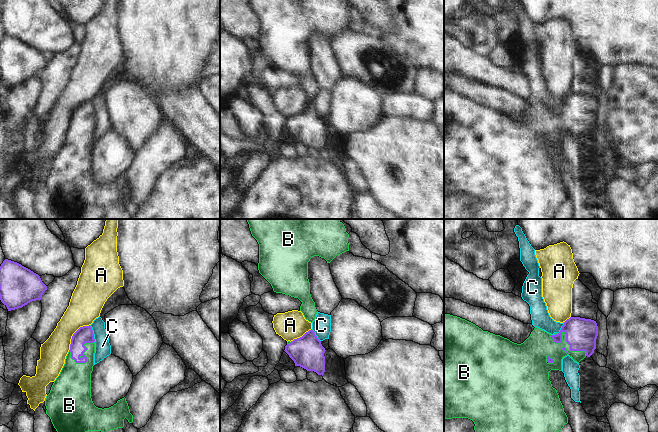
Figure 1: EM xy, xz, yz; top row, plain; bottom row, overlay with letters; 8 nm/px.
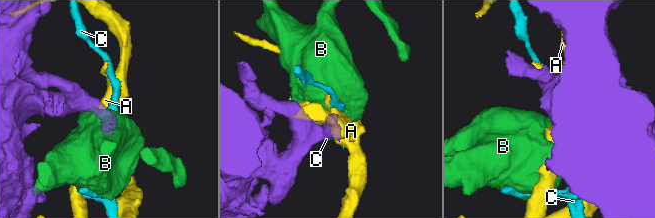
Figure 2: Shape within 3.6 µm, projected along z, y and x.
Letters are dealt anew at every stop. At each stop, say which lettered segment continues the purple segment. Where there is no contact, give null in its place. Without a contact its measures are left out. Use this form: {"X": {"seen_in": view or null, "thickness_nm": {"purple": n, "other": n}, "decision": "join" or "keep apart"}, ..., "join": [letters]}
{"A": {"seen_in": "xy", "thickness_nm": {"purple": 130, "other": 260}, "decision": "keep apart"}, "B": {"seen_in": "yz", "thickness_nm": {"purple": 260, "other": 220}, "decision": "join"}, "C": {"seen_in": "xy", "thickness_nm": {"purple": 130, "other": 130}, "decision": "keep apart"}, "join": ["B"]}

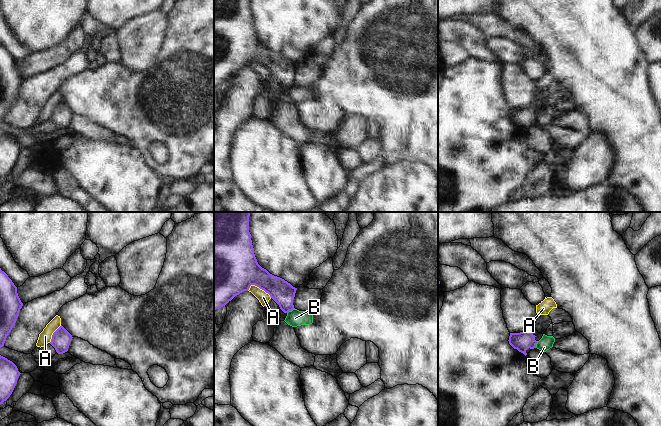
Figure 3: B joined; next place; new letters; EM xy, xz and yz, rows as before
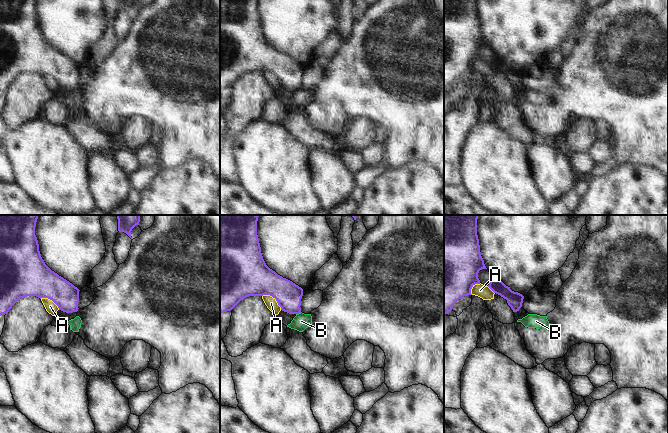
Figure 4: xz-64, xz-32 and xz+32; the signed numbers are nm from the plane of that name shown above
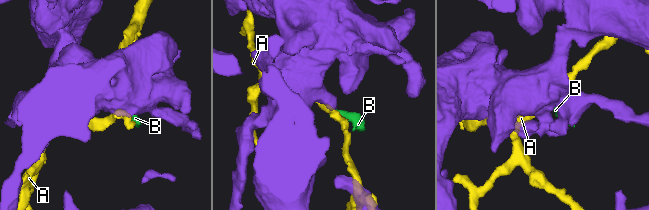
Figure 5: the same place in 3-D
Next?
{"A": {"seen_in": "xz", "thickness_nm": {"purple": 380, "other": 90}, "decision": "keep apart"}, "B": {"seen_in": "xz", "thickness_nm": {"purple": 190, "other": 140}, "decision": "keep apart"}, "join": []}

